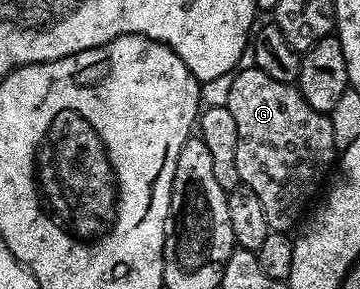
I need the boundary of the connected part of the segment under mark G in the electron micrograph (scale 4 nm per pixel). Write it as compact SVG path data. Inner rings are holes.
M256 67L245 68L238 68L232 74L228 82L229 94L223 97L239 131L235 163L239 167L241 184L251 187L251 191L255 191L255 196L263 202L263 211L267 215L270 230L274 233L289 233L292 225L306 216L305 208L308 207L309 200L316 195L321 180L329 173L329 168L332 165L334 168L339 150L335 143L333 119L330 114L315 111L315 107L311 107L311 103L303 99L296 84L279 83L279 79L271 79L271 75Z

